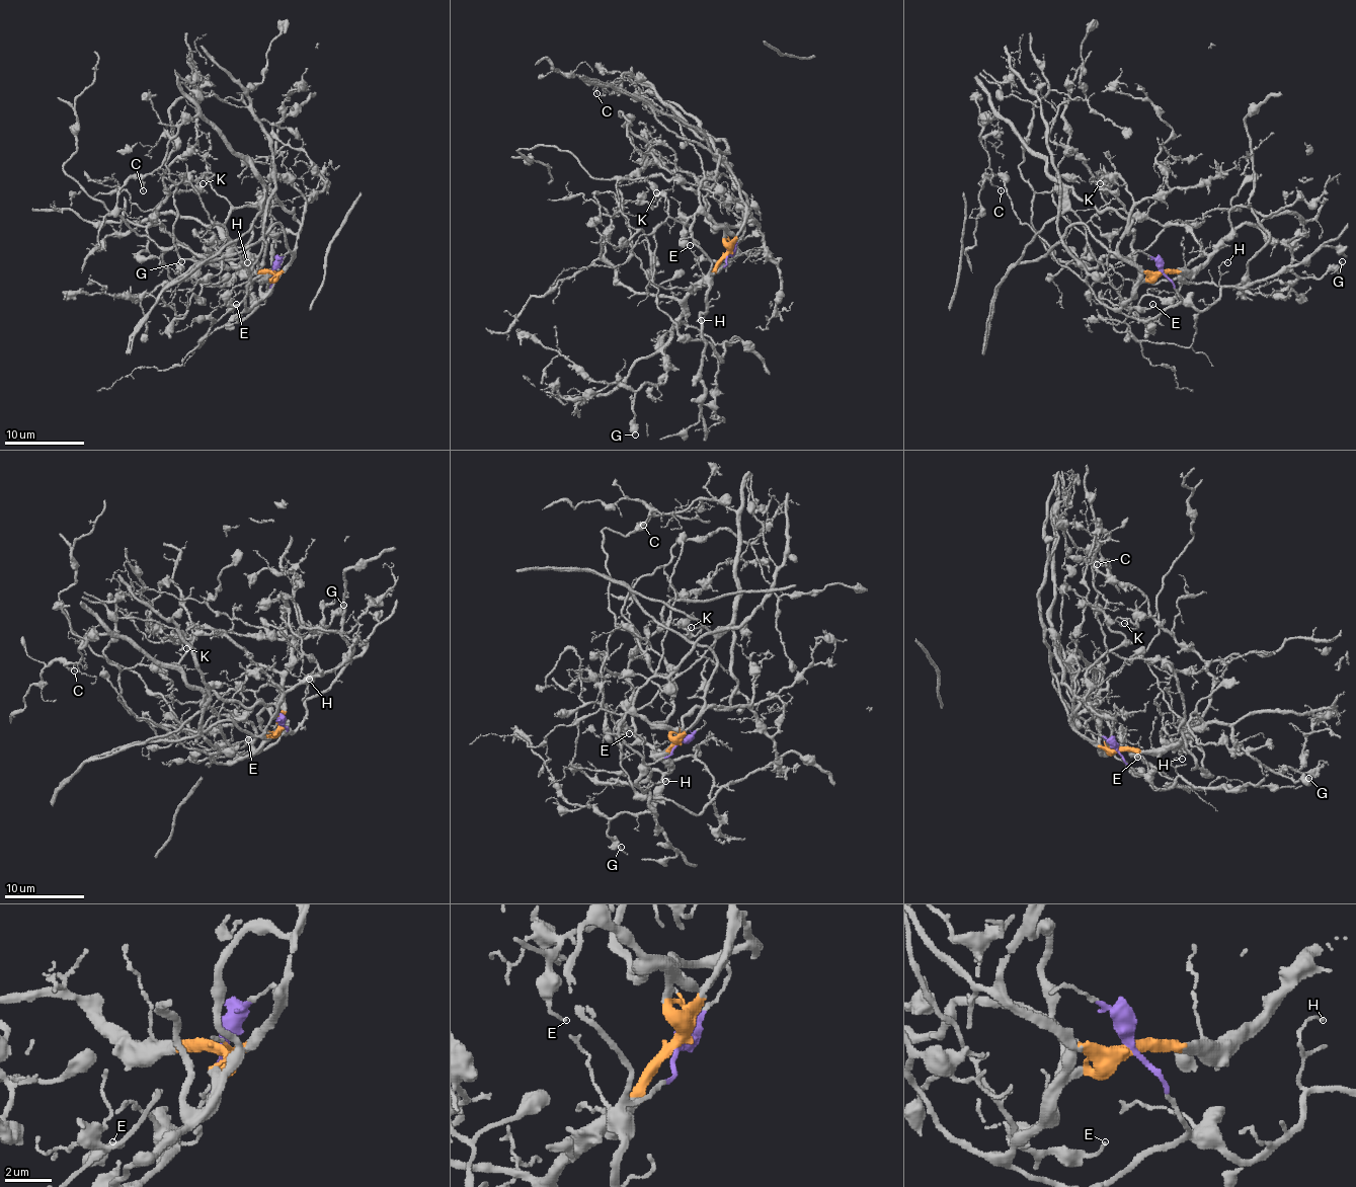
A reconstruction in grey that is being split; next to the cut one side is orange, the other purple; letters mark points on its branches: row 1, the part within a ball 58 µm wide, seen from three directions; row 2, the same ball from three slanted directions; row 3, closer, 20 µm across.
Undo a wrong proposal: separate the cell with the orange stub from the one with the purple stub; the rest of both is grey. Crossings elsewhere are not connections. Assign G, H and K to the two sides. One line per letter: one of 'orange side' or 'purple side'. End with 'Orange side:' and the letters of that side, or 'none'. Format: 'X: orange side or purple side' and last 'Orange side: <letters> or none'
G: orange side
H: purple side
K: orange side
Orange side: G, K

